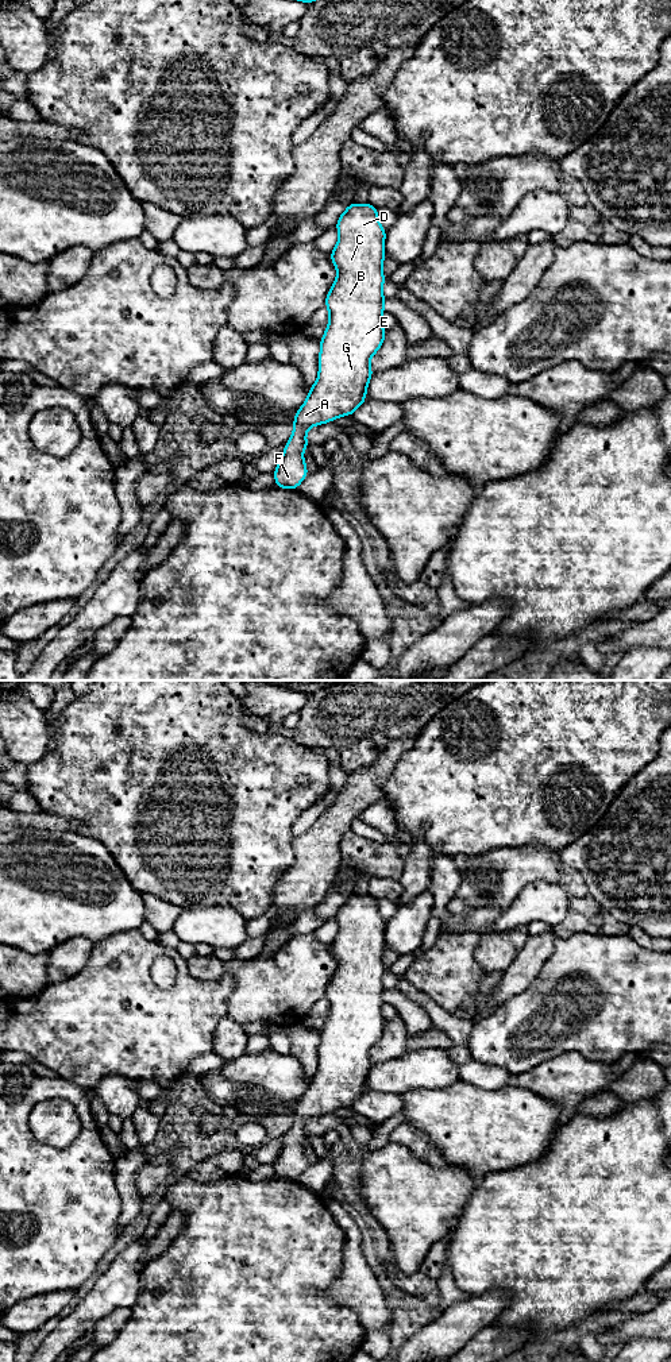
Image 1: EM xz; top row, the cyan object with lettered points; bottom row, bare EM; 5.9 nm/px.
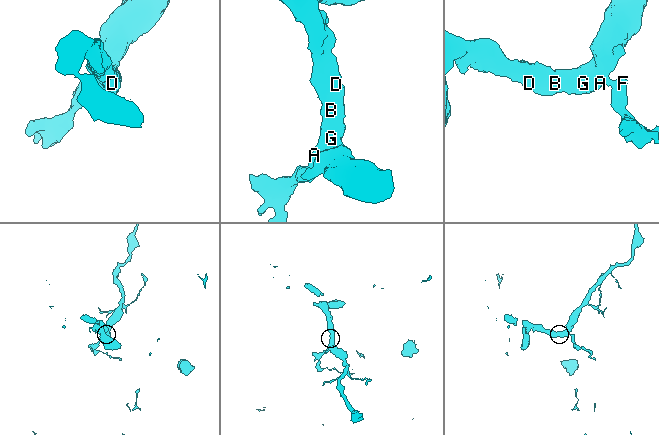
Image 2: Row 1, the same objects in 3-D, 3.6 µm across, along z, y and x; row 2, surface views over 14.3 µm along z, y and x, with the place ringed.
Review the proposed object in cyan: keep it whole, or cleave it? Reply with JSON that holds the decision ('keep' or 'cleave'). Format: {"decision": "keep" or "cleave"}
{"decision": "keep"}

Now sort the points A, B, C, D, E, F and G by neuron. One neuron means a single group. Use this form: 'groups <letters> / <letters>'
groups A B C D E F G

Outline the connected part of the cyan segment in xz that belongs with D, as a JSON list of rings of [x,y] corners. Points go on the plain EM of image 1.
[[[354,892],[335,917],[339,931],[331,944],[331,953],[338,961],[338,968],[327,985],[324,996],[329,1002],[329,1015],[320,1031],[319,1068],[309,1080],[306,1092],[293,1110],[293,1124],[273,1164],[278,1180],[296,1181],[308,1168],[308,1160],[301,1145],[309,1137],[305,1128],[306,1122],[338,1108],[351,1107],[366,1092],[367,1076],[374,1065],[370,1050],[382,1038],[386,1026],[382,1018],[385,1004],[382,956],[386,948],[386,921],[378,912],[378,900],[371,895],[356,895]]]

